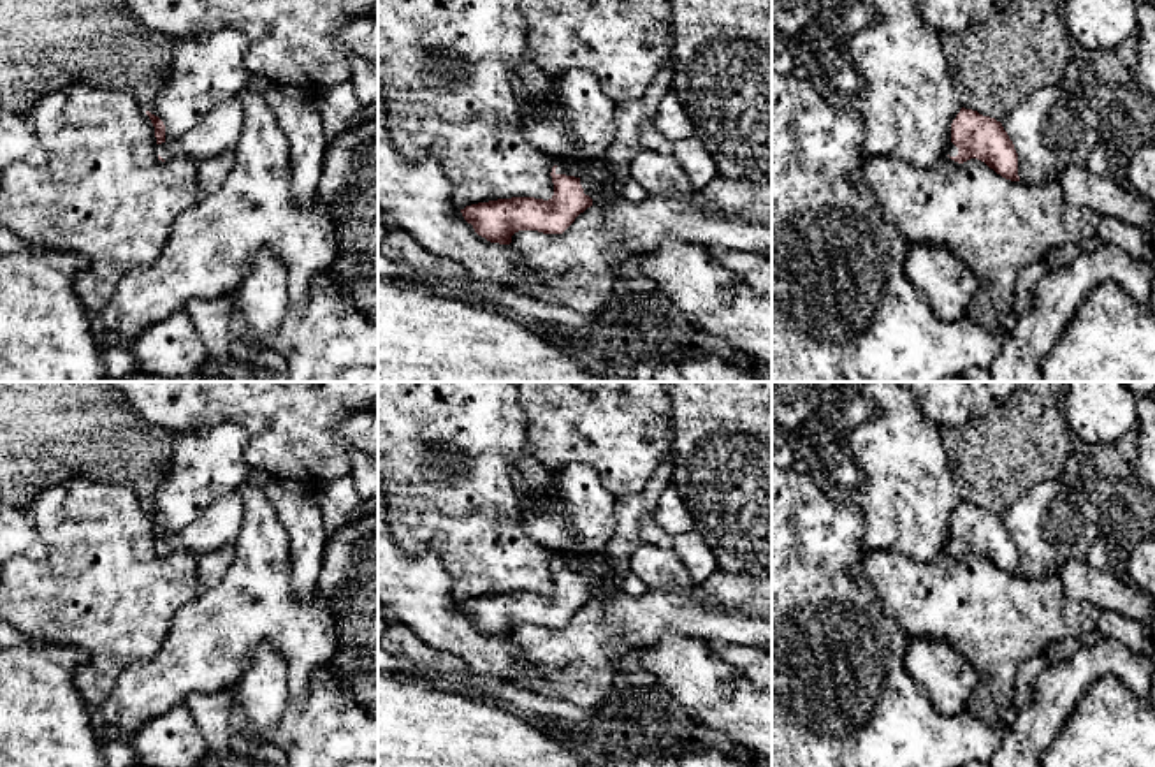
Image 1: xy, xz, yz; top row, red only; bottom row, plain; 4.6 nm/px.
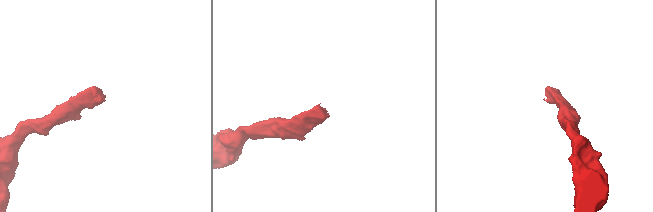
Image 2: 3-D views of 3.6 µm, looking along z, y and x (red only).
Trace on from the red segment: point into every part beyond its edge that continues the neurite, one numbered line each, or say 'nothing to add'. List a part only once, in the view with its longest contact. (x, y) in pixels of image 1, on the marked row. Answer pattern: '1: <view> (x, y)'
1: xz (595, 180)

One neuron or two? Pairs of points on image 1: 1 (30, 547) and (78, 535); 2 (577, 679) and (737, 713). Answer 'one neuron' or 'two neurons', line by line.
1: two neurons
2: two neurons

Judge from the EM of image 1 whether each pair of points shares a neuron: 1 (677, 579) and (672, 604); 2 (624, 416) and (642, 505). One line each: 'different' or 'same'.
1: different
2: different

